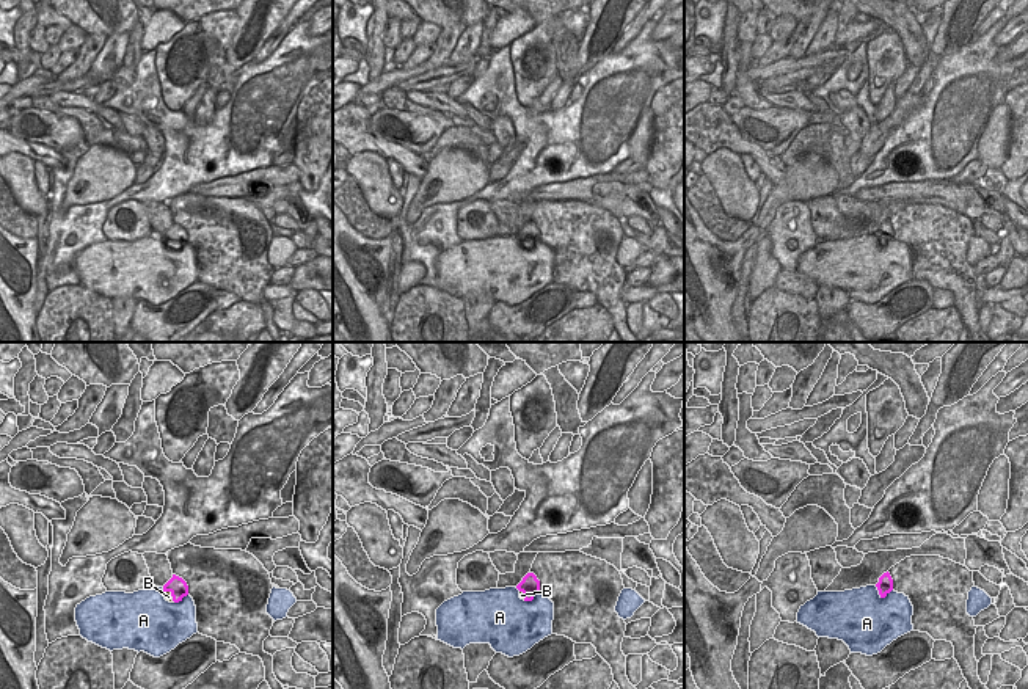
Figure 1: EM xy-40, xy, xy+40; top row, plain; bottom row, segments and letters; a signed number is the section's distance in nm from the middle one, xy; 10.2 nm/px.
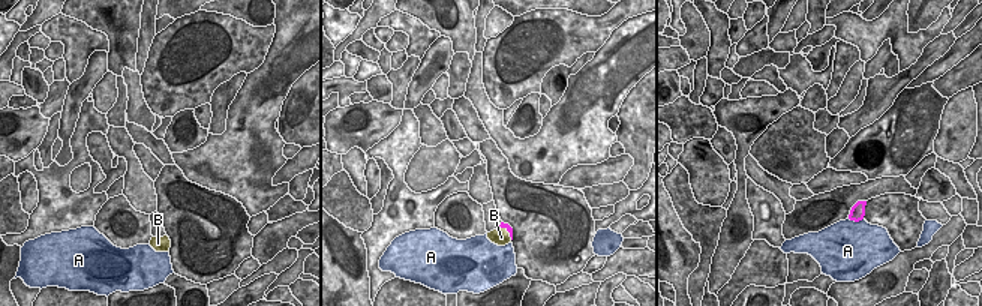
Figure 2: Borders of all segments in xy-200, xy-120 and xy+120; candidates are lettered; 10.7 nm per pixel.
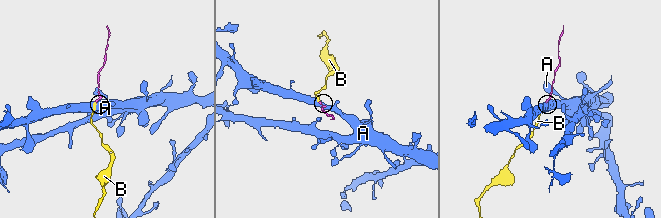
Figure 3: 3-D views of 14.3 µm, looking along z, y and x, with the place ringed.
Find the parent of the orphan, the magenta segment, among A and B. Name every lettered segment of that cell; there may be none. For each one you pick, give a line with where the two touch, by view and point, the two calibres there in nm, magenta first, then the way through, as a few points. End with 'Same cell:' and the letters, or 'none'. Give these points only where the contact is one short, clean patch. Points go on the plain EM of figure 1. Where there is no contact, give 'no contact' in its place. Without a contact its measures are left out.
B: xy-40 (171, 244) | 190/70 nm | across xy-40 (178, 236), (171, 244), (168, 245)
Same cell: B

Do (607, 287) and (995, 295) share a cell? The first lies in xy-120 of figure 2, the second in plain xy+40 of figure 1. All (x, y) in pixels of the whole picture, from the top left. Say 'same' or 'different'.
different

